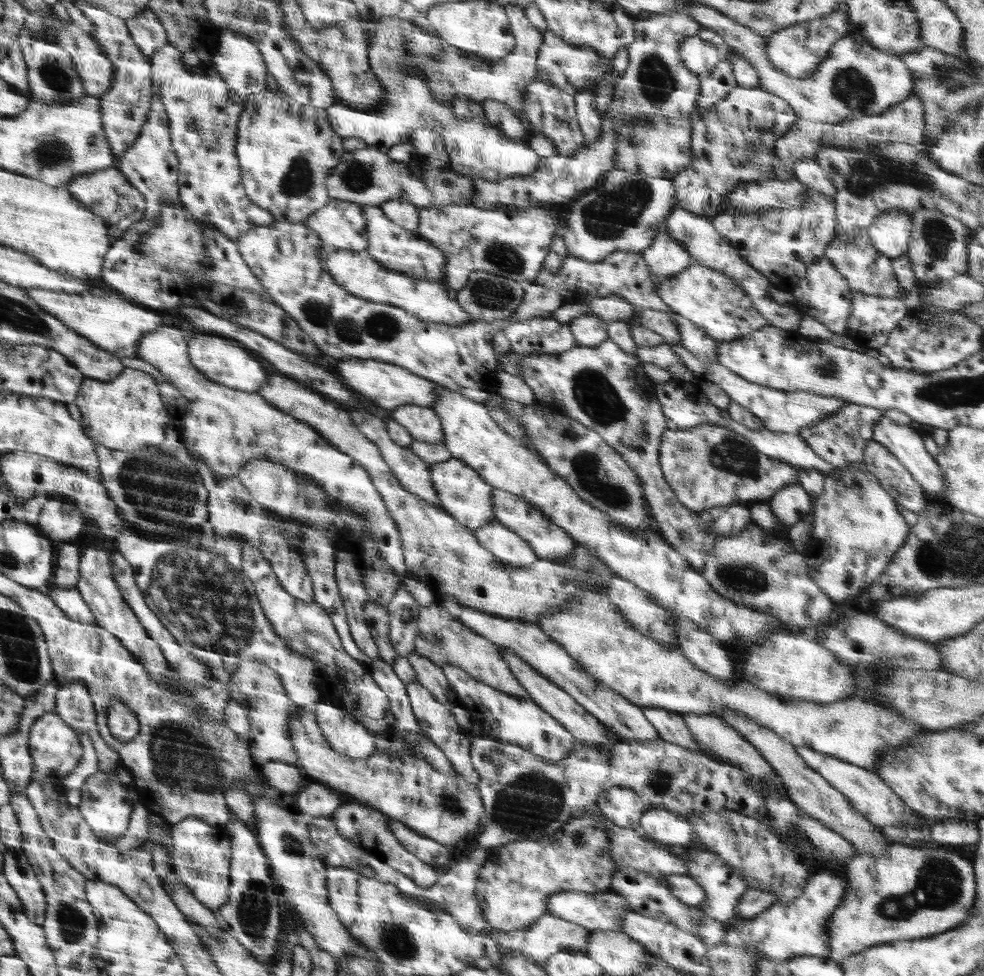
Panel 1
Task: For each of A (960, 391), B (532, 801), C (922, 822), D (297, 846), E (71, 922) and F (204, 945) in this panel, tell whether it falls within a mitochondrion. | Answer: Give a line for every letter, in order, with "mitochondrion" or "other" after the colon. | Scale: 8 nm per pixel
A: mitochondrion
B: mitochondrion
C: other
D: mitochondrion
E: mitochondrion
F: other

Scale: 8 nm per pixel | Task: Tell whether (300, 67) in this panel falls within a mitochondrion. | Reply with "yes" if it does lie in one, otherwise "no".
no

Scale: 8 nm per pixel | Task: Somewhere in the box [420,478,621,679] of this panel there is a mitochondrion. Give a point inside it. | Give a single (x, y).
(436, 640)

